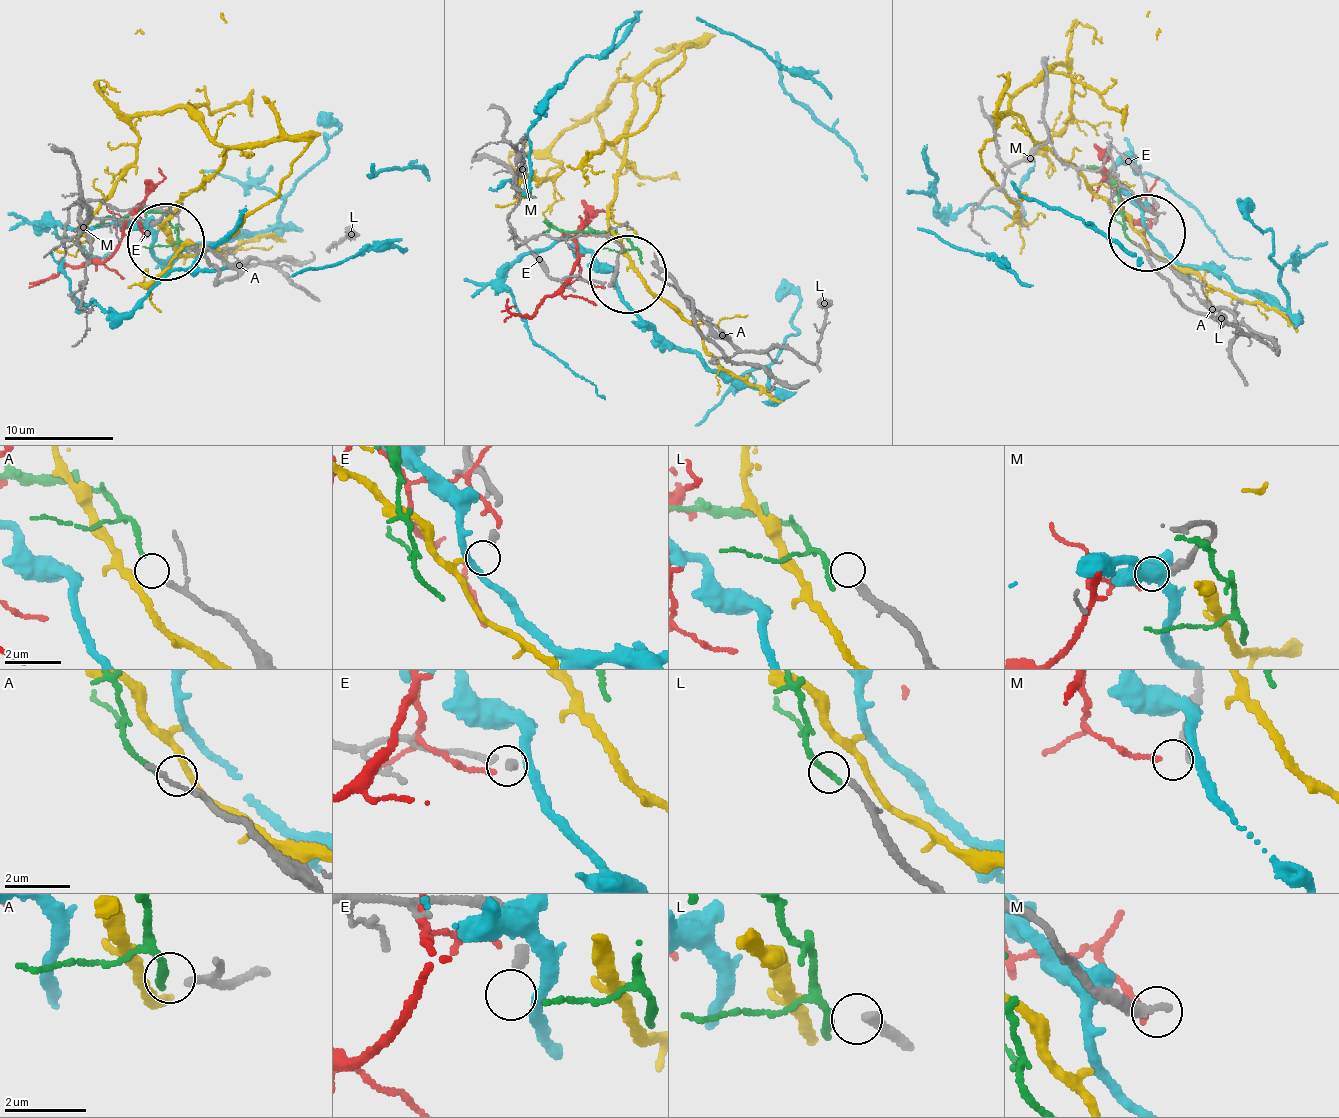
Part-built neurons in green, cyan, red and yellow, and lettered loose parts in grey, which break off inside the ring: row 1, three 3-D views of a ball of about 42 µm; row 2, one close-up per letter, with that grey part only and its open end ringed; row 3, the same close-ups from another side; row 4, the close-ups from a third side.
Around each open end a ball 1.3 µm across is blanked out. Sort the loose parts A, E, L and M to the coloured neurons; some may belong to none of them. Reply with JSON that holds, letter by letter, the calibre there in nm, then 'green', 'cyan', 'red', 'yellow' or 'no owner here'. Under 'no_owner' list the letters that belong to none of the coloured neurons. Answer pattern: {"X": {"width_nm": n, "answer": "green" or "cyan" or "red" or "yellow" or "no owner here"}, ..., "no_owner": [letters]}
{"A": {"width_nm": 140, "answer": "green"}, "E": {"width_nm": 240, "answer": "no owner here"}, "L": {"width_nm": 240, "answer": "no owner here"}, "M": {"width_nm": 180, "answer": "red"}, "no_owner": ["E", "L"]}

